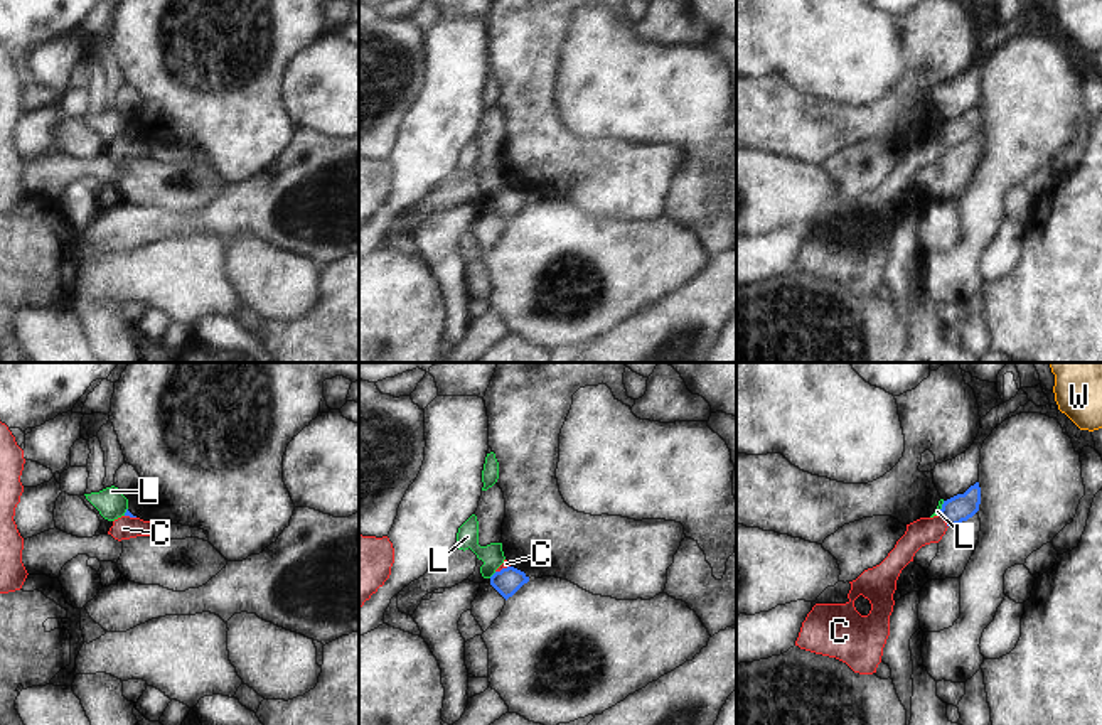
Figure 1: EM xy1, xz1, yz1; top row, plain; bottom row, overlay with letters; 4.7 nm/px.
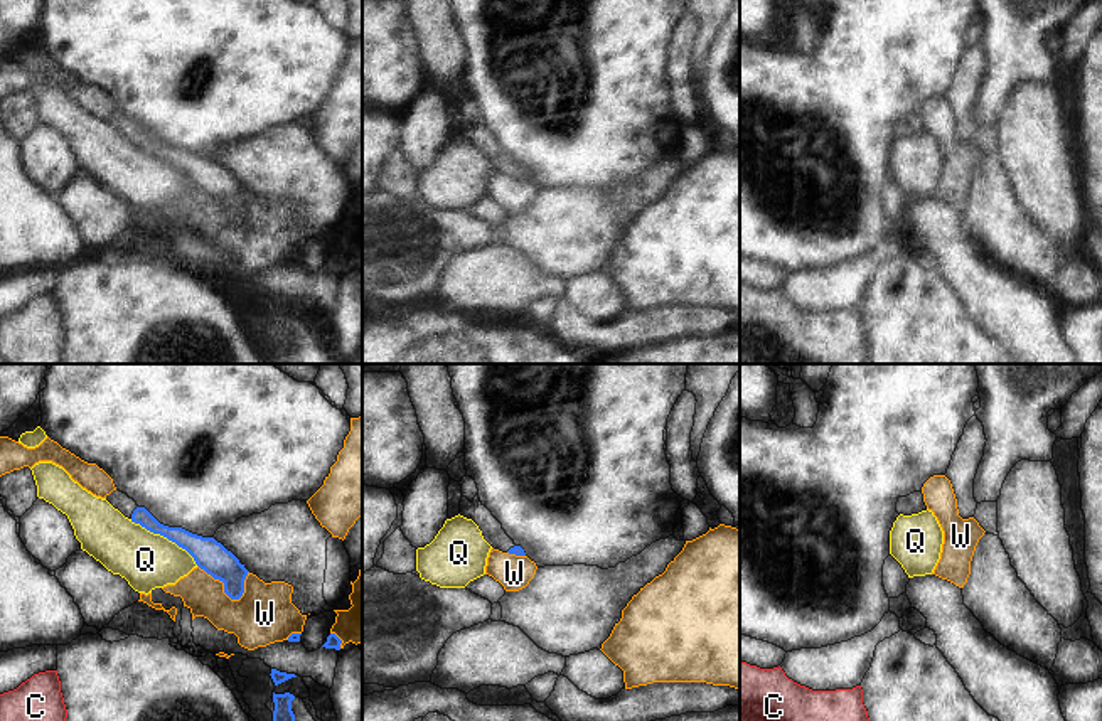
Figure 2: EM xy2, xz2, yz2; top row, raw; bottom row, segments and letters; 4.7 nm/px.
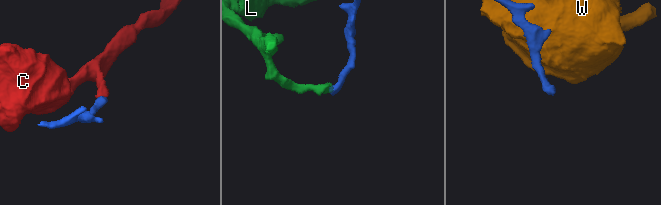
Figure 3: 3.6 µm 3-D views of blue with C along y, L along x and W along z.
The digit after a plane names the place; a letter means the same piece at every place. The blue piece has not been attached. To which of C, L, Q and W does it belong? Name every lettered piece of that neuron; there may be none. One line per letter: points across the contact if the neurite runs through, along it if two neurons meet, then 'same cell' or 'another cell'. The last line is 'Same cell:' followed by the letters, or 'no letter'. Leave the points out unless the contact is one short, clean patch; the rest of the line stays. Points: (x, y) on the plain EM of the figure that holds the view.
C: border along yz1 (939, 137), (947, 149); another cell
L: border along xz1 (496, 194), (489, 199); another cell
Q: another cell
W: another cell
Same cell: no letter

